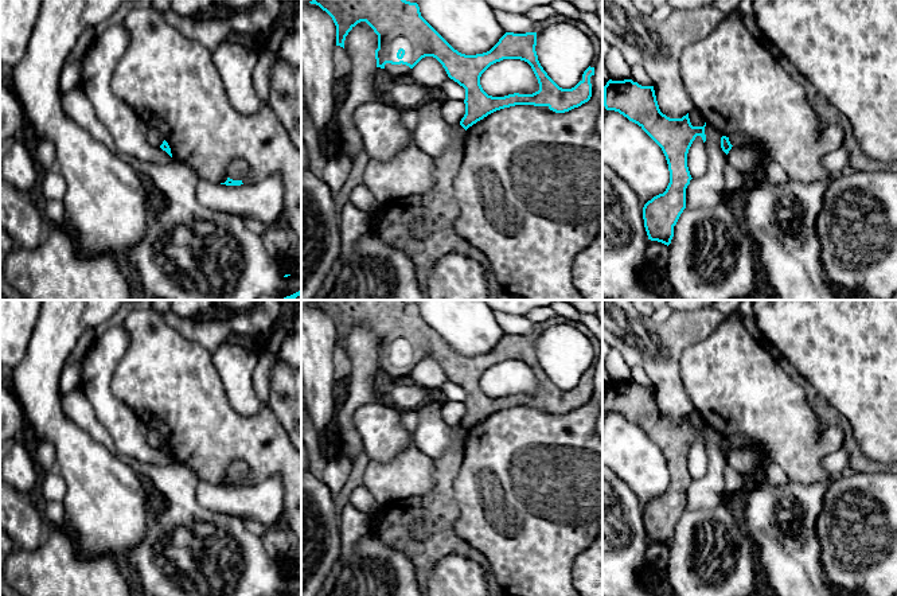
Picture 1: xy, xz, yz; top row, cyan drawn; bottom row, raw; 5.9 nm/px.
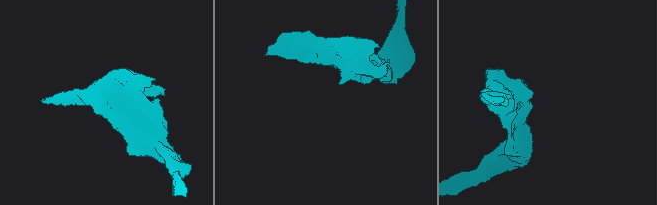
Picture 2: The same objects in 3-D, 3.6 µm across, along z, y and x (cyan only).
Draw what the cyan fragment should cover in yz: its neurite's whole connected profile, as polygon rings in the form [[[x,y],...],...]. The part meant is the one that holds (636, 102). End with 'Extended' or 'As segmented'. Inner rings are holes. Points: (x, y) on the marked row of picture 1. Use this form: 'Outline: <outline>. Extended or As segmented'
Outline: [[[632,79],[612,81],[604,86],[602,105],[637,124],[663,151],[670,183],[663,194],[654,196],[643,207],[648,239],[670,245],[674,226],[686,209],[686,188],[693,179],[687,167],[687,153],[697,136],[706,141],[705,126],[693,126],[689,113],[670,118],[659,109],[654,86],[641,86]]]. As segmented

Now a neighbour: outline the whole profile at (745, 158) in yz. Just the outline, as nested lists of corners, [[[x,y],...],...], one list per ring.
[[[737,145],[732,147],[726,155],[728,163],[741,172],[746,174],[760,168],[760,155],[758,151],[752,145]]]

